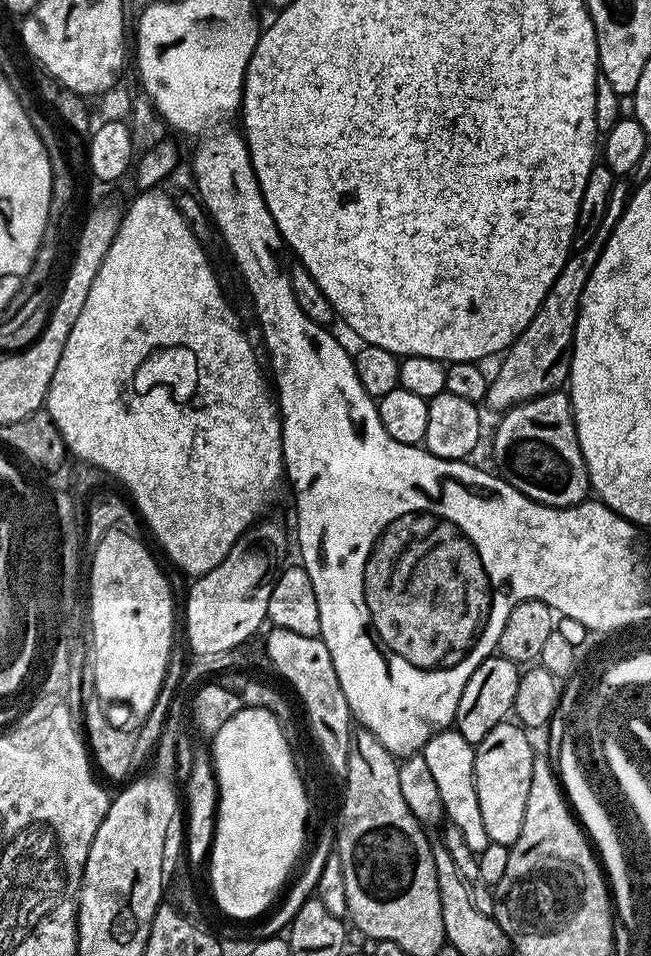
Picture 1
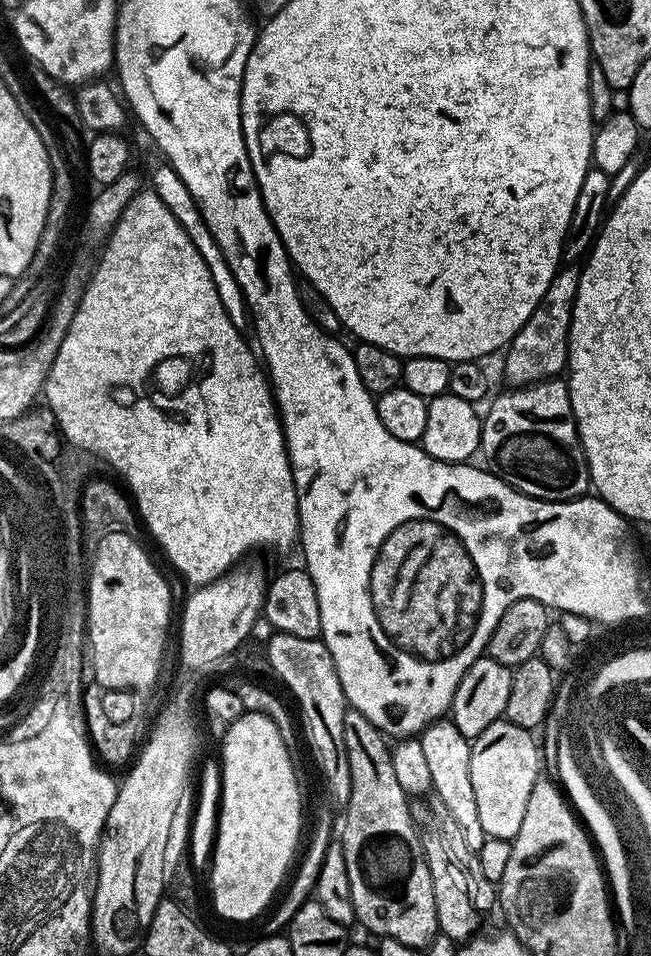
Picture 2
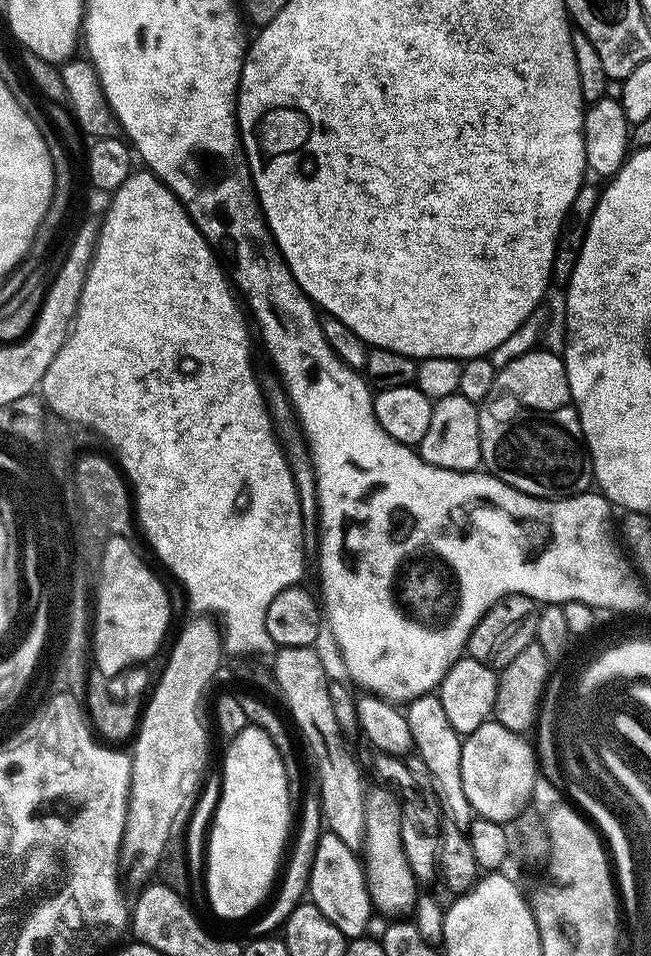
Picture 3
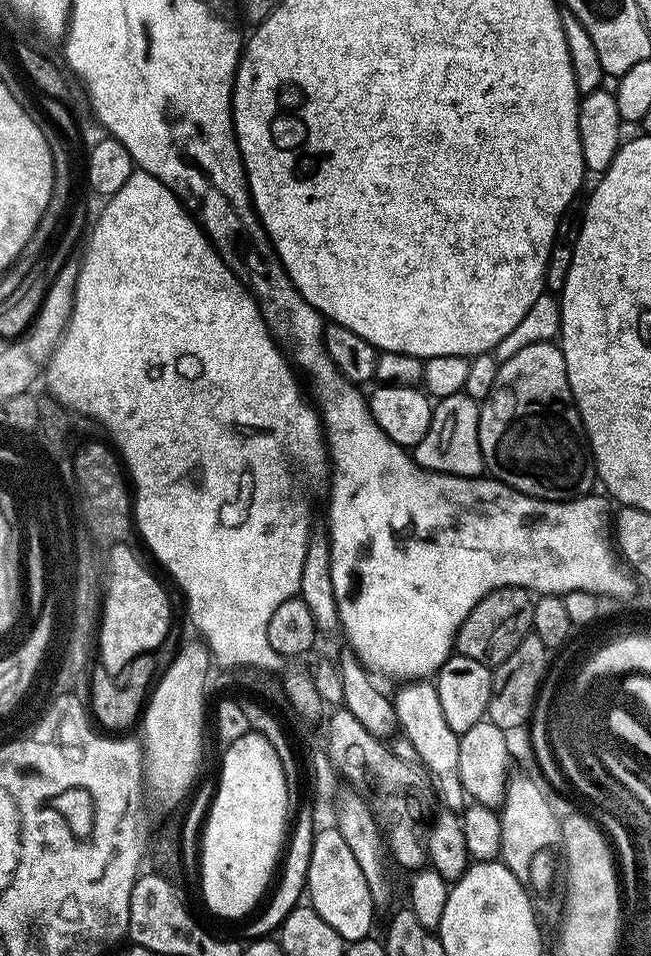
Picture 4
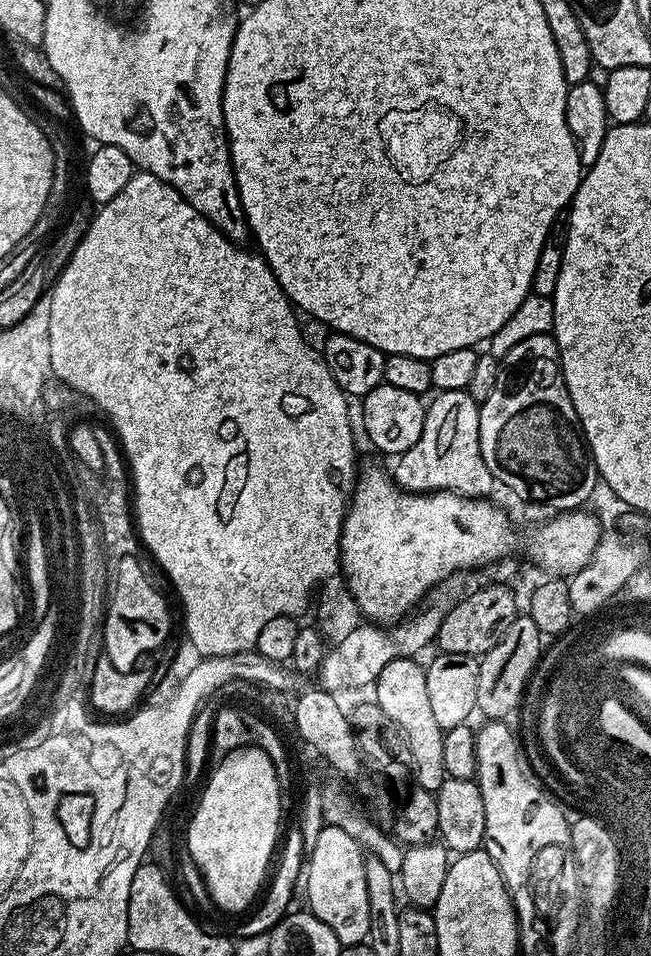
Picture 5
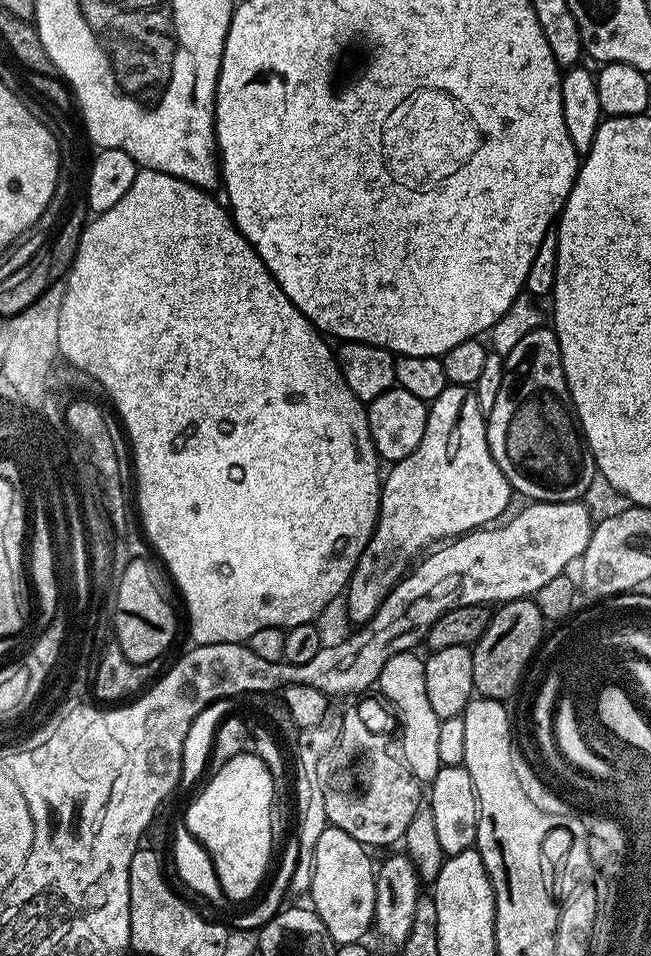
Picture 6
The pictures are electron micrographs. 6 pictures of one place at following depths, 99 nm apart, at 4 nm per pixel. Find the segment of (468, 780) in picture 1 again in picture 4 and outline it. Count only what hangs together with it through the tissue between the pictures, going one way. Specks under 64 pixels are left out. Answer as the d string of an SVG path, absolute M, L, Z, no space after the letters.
M420 678L405 684L408 685L394 696L399 727L404 727L404 736L412 743L413 750L420 755L421 762L436 775L436 784L440 787L441 798L444 799L443 807L448 810L463 809L466 804L466 793L458 770L460 736L454 730L450 730L446 723L446 714L442 714L442 702L438 702L435 683Z

